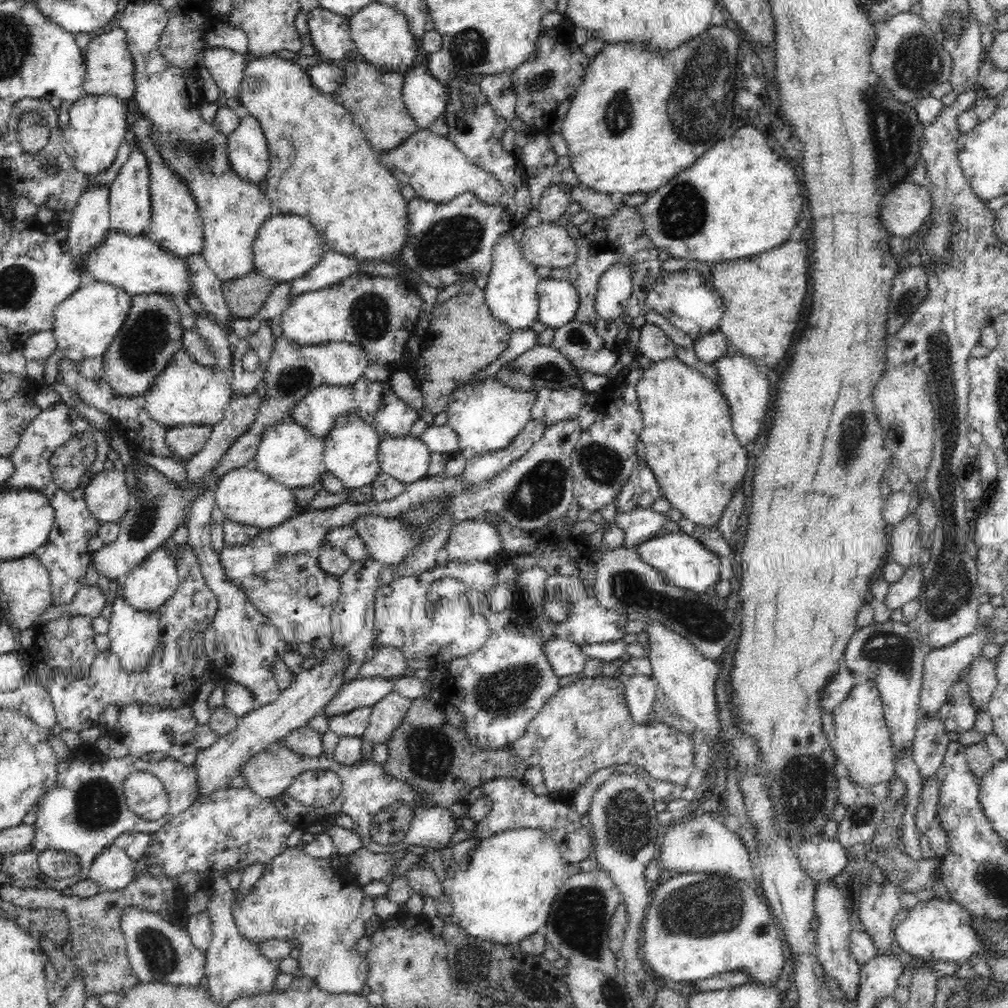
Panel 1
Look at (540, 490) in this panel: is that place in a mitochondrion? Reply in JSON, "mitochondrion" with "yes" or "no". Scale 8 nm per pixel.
{"mitochondrion":"yes"}

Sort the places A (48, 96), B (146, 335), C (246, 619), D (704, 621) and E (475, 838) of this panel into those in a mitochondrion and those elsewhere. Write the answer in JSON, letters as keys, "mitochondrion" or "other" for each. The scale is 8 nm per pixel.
{"A":"other","B":"mitochondrion","C":"mitochondrion","D":"mitochondrion","E":"other"}

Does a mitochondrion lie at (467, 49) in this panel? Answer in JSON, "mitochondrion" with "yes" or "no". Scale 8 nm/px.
{"mitochondrion":"yes"}

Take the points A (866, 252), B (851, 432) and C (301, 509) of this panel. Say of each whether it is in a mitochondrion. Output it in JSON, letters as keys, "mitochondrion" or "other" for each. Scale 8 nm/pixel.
{"A":"other","B":"mitochondrion","C":"other"}

